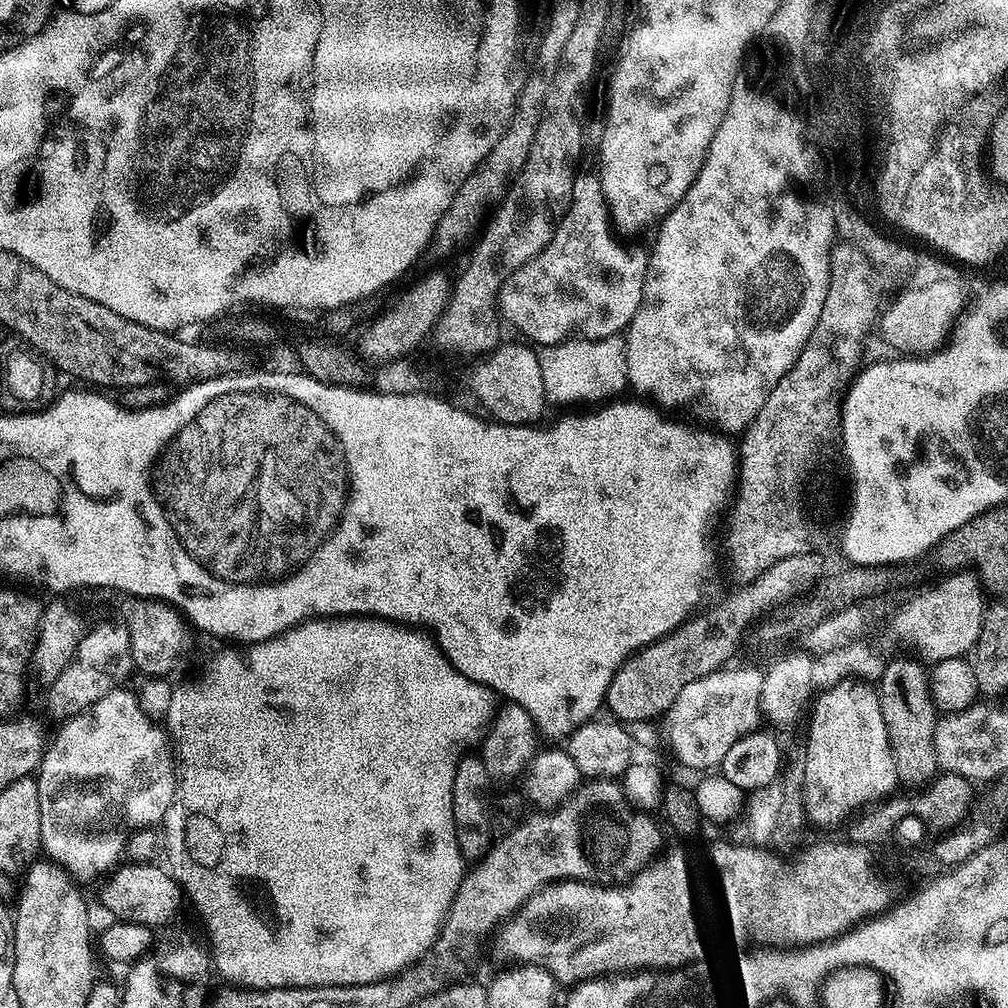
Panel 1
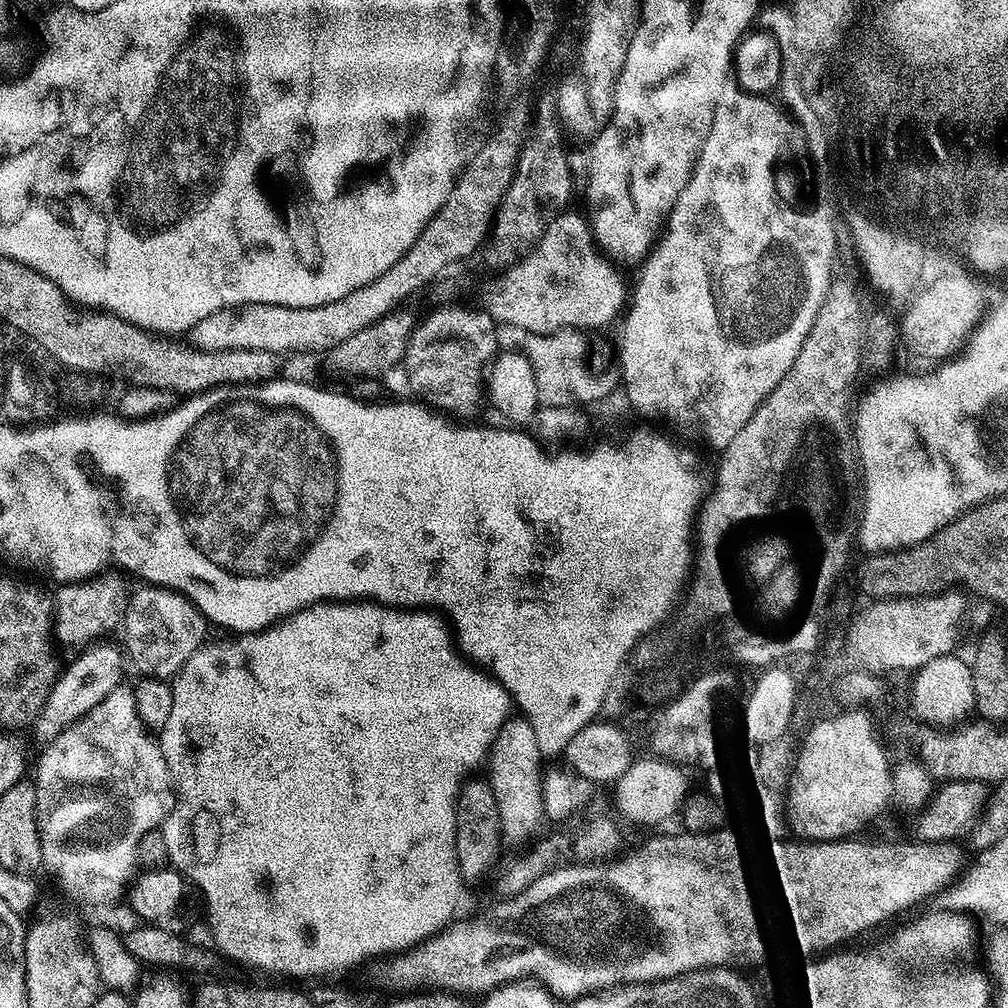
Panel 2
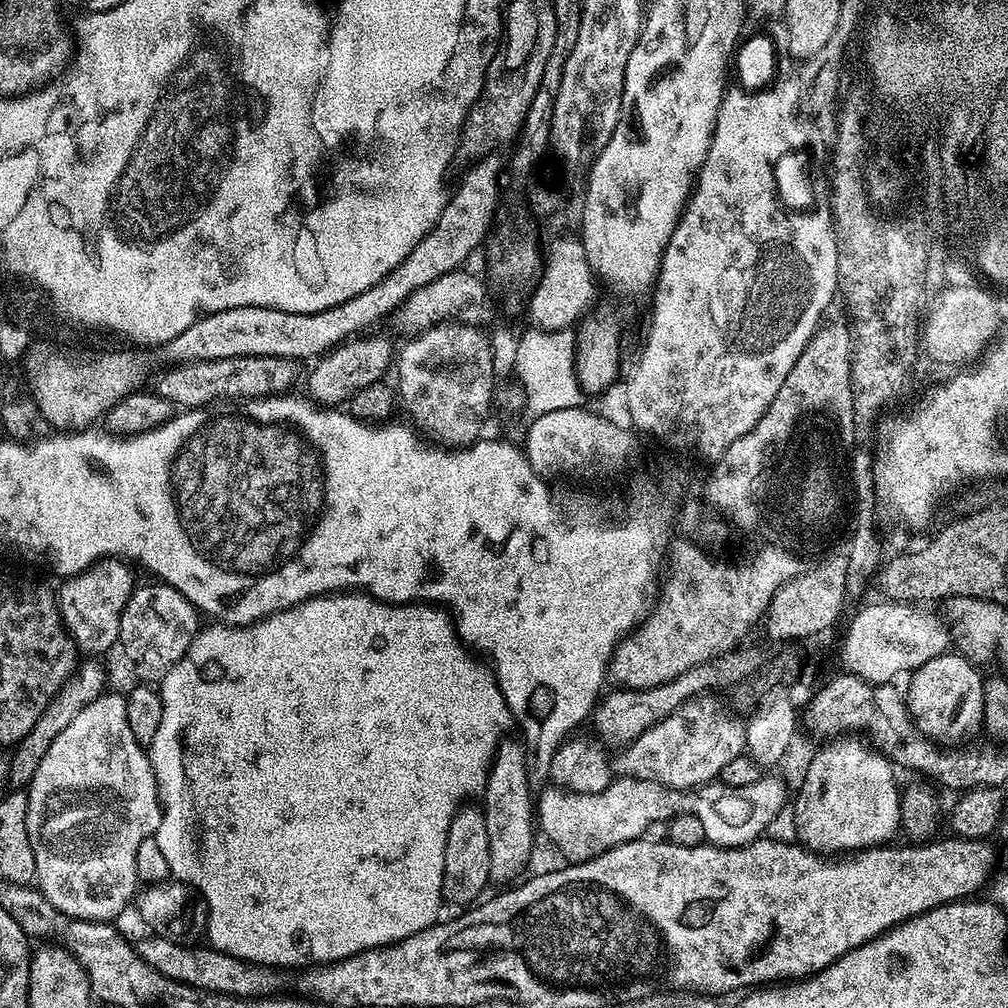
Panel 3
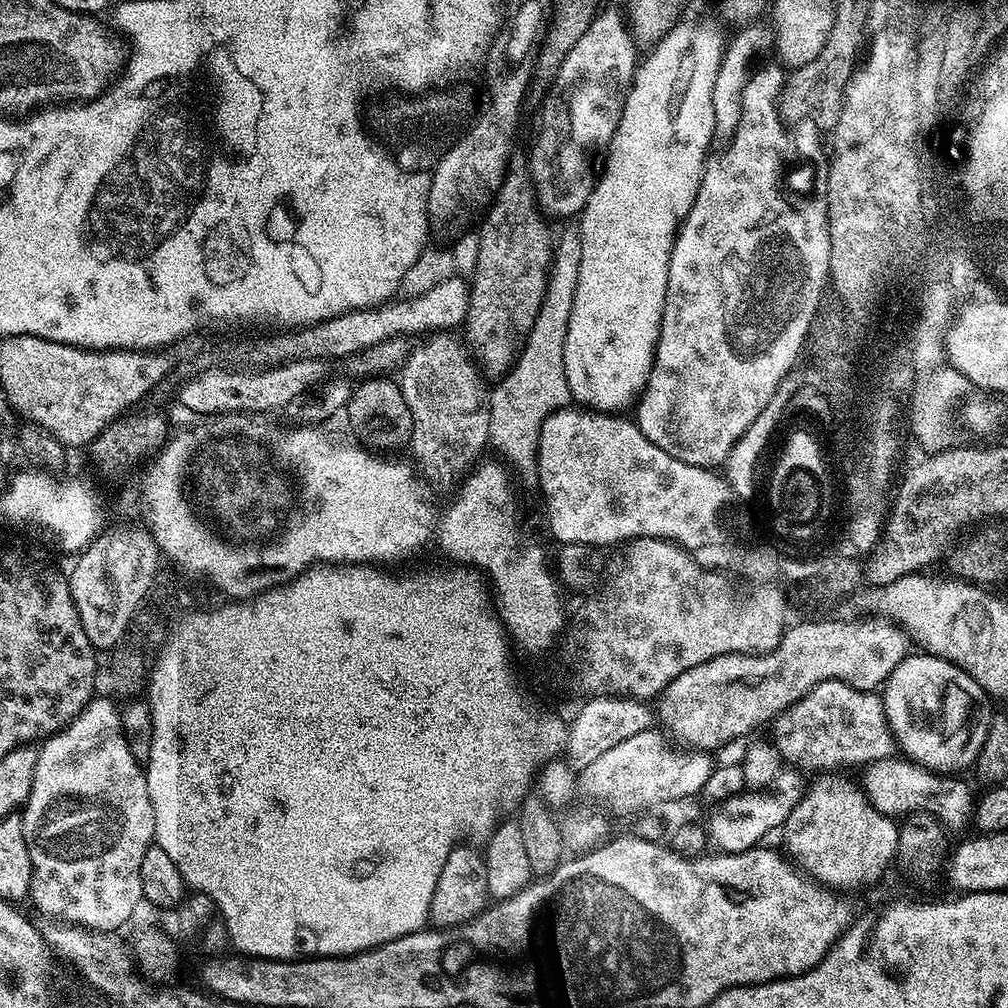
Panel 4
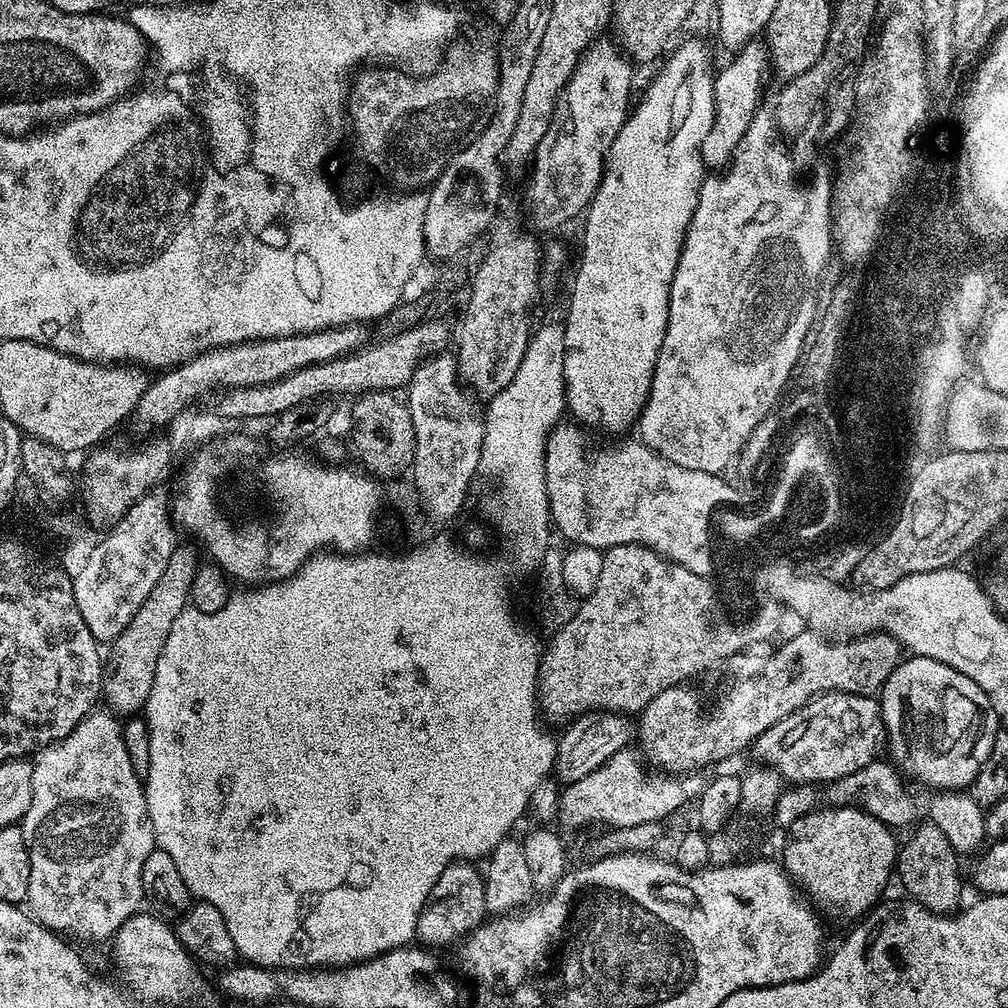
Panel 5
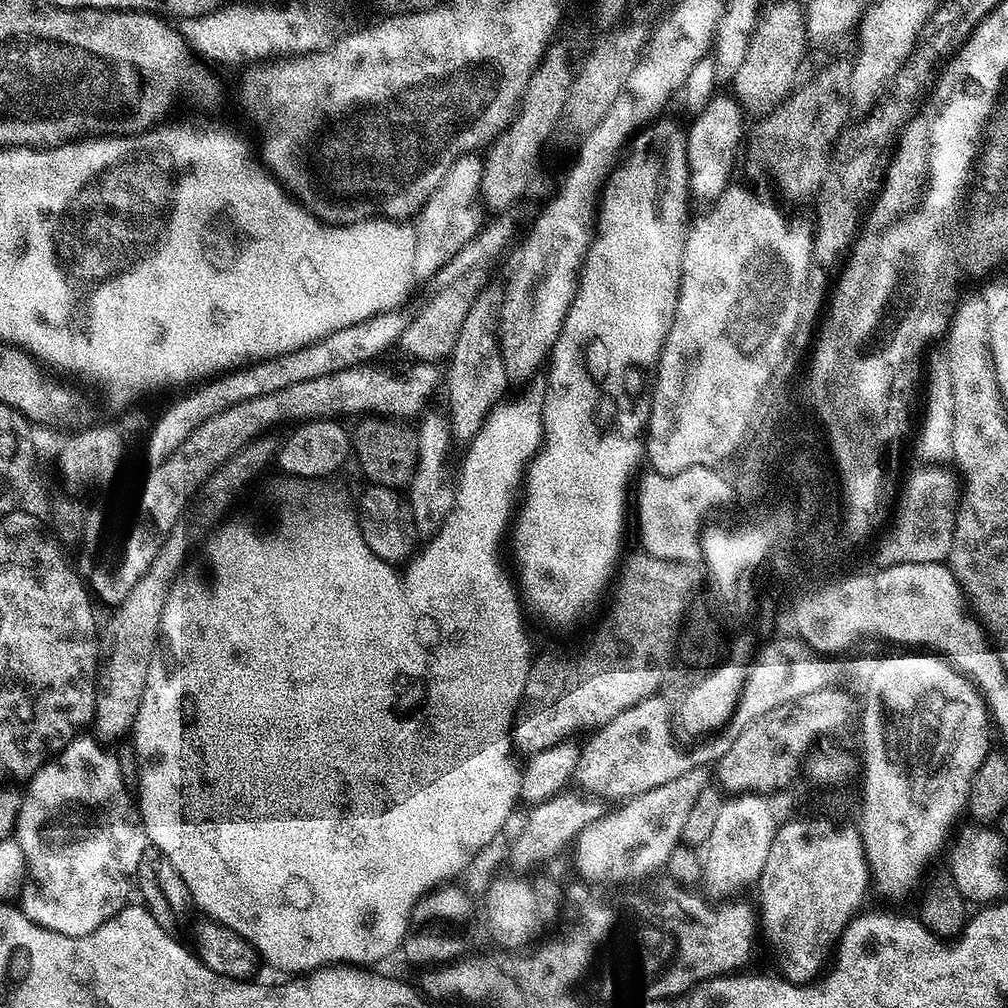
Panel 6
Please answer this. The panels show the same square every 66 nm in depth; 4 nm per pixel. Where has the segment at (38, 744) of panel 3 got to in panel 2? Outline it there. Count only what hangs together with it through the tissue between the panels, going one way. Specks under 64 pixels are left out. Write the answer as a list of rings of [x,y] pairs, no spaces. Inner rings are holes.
[[[98,642],[85,647],[64,672],[57,675],[57,680],[52,684],[47,694],[43,708],[33,720],[30,731],[33,732],[39,747],[45,748],[75,721],[80,720],[89,713],[94,706],[98,706],[104,698],[121,685],[122,668],[126,666],[123,651],[106,642]]]

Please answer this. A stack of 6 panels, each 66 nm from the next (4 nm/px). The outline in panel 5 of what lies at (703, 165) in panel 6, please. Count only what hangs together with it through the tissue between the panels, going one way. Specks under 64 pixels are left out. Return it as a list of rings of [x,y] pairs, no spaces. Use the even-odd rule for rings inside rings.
[[[757,38],[744,44],[740,51],[731,57],[732,61],[724,69],[715,73],[712,85],[714,86],[714,126],[710,126],[710,134],[700,147],[700,157],[705,165],[712,170],[720,170],[732,159],[732,151],[742,142],[742,134],[746,134],[746,126],[754,118],[758,110],[756,104],[756,87],[764,76],[764,71],[769,71],[770,57],[768,45],[763,39]]]

